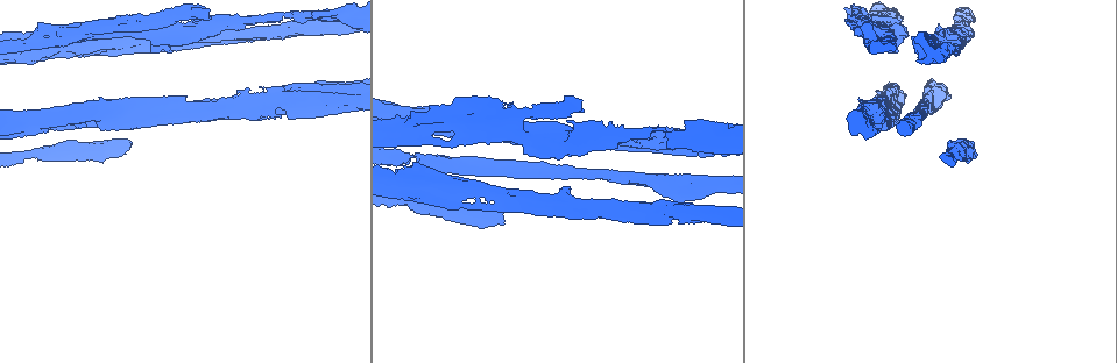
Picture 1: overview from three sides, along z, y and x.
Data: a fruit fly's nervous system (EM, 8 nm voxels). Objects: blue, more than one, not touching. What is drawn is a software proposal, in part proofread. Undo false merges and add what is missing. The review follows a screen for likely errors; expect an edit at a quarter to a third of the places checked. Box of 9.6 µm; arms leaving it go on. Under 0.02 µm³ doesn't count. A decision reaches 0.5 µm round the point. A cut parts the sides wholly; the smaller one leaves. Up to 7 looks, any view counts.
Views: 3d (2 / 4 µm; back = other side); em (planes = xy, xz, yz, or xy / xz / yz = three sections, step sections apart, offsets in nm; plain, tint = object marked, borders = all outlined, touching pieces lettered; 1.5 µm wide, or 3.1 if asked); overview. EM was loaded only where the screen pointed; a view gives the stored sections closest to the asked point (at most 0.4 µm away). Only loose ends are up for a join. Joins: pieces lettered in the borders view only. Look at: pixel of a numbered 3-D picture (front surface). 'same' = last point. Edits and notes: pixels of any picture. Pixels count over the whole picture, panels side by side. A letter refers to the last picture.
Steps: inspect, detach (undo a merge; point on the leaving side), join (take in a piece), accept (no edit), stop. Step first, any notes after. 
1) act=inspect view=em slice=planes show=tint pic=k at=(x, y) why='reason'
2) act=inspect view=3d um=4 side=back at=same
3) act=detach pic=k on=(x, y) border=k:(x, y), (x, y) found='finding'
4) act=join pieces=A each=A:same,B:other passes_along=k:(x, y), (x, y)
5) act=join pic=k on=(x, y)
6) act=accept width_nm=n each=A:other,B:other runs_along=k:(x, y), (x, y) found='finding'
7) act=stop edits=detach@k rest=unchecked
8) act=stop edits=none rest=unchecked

act=inspect view=em slice=xy step=8 show=borders pic=1 at=(40, 129) why='an open end'

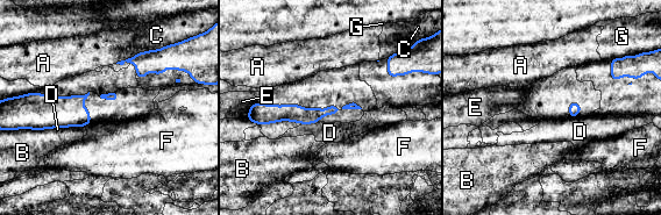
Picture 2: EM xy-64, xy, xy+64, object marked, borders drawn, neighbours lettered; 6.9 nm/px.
act=accept each=A:other,B:other,C:other,D:other,E:other,F:other,G:other border=2:(90, 122), (84, 126) found='none of them fits'

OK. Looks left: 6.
act=inspect view=3d um=4 pic=1 at=(503, 132)

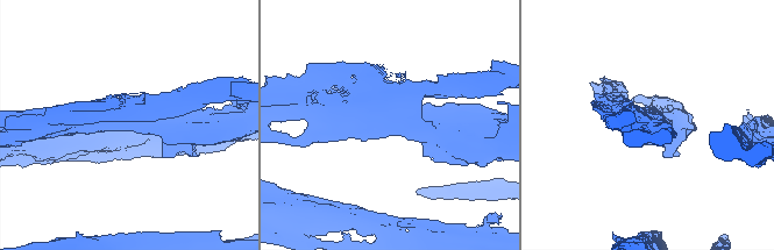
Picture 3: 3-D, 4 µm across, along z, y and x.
act=inspect view=em slice=xz step=8 show=tint pic=3 at=(125, 125)

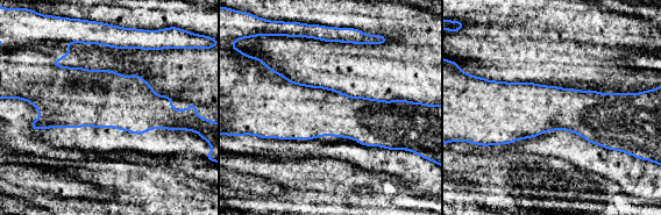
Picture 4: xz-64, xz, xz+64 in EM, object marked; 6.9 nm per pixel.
act=inspect view=em slice=planes show=borders at=same why='another direction'

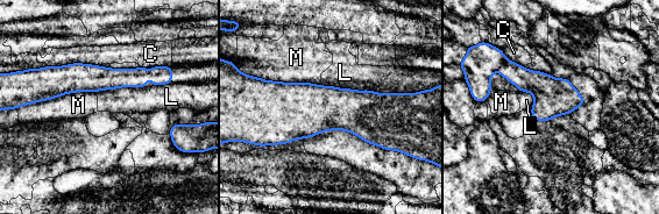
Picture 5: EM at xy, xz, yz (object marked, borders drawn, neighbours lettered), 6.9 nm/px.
act=detach pic=5 on=(482, 61) each=C:other,L:other,M:other border=5:(507, 59), (497, 70) found='two neurons meet here'

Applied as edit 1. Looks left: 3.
act=stop edits=detach@5 rest=unchecked

